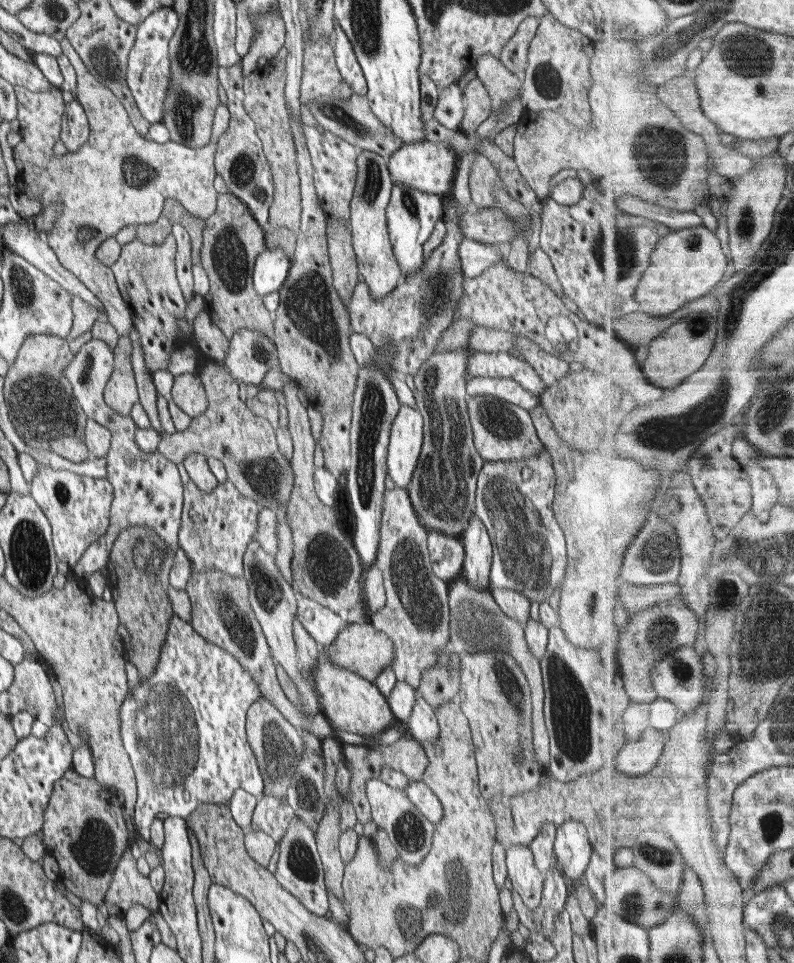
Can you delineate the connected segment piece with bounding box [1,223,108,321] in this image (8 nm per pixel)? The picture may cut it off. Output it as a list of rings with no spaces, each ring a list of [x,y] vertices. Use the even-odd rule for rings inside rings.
[[[8,223],[1,226],[1,231],[4,248],[19,254],[30,264],[44,271],[73,296],[80,297],[83,302],[98,309],[101,312],[101,320],[108,321],[103,304],[82,284],[79,278],[62,266],[56,253],[42,235],[32,230],[26,223],[22,223],[19,227],[14,223]]]

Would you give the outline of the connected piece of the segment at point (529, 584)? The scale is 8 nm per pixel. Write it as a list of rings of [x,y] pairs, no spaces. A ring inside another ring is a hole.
[[[545,448],[538,456],[522,458],[522,461],[486,461],[477,479],[473,512],[484,523],[491,538],[493,546],[491,584],[496,588],[509,588],[519,592],[531,602],[542,603],[546,600],[554,602],[556,596],[562,592],[562,585],[566,580],[567,544],[553,511],[555,478],[552,457]]]

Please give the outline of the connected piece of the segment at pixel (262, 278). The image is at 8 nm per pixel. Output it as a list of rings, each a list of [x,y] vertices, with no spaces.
[[[266,248],[256,259],[253,268],[253,287],[264,297],[279,291],[289,275],[291,262],[281,248]]]

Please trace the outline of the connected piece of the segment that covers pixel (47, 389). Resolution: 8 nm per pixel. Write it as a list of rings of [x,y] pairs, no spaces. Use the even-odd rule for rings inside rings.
[[[32,335],[22,343],[14,364],[6,374],[3,394],[9,408],[9,416],[12,416],[11,423],[30,448],[49,450],[80,464],[92,458],[84,443],[87,414],[84,414],[78,406],[70,404],[70,384],[65,376],[62,376],[62,371],[72,363],[72,360],[74,353],[70,352],[69,342],[66,339],[50,335]]]

